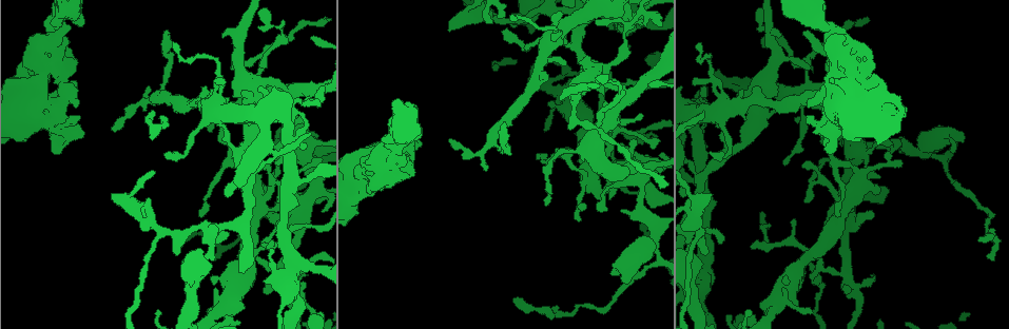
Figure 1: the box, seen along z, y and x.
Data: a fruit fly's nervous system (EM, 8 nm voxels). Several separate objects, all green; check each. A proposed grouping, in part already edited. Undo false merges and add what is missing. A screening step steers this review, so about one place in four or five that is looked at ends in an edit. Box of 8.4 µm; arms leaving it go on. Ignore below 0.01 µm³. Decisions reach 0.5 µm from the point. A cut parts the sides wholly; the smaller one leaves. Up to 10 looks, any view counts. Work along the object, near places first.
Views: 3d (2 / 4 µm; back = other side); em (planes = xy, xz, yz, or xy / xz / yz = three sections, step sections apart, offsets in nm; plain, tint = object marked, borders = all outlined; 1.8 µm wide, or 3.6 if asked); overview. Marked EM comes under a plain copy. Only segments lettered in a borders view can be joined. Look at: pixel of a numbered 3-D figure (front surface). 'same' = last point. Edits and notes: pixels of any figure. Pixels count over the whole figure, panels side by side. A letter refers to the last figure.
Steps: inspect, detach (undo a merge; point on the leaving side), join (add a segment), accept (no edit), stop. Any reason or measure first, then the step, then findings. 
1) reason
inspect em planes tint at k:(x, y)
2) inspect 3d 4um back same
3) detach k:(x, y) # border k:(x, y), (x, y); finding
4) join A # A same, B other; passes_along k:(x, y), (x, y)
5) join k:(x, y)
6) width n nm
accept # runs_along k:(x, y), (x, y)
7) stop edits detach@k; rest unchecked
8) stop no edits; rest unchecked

sharp bend
inspect 3d 2um at 1:(557, 36)

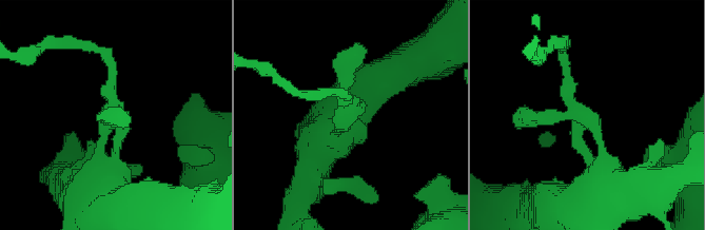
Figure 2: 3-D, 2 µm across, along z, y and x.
inspect em xz step 16 borders at 2:(112, 115)

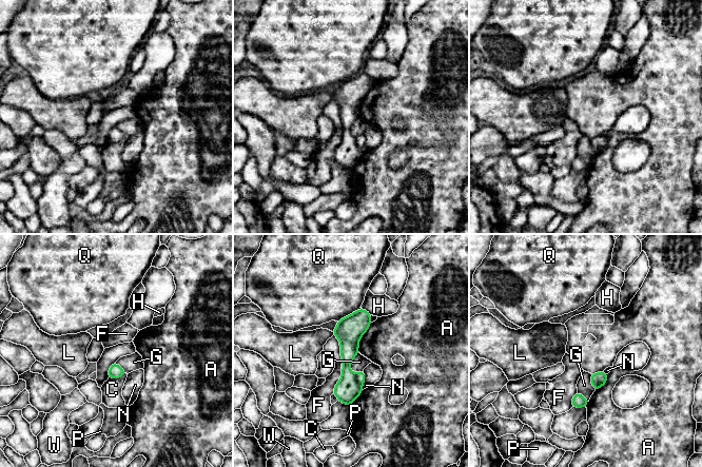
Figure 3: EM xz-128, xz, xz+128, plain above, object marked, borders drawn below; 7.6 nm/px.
detach 3:(359, 376) # A other, C other, F other, G other, H other, L other, N other, P other, Q other, W other; border 3:(353, 373), (356, 383), (361, 387); a second cell is stuck on

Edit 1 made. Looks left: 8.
small branch off a trunk
inspect 3d 2um at 1:(610, 118)

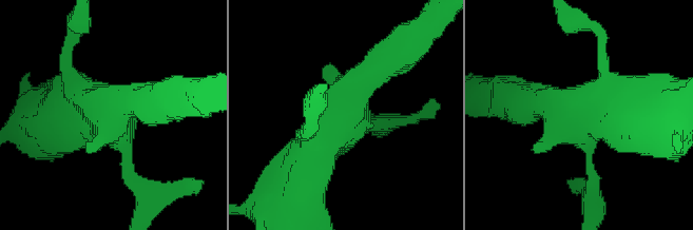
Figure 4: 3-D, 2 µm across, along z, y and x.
inspect em planes tint at 4:(342, 114)

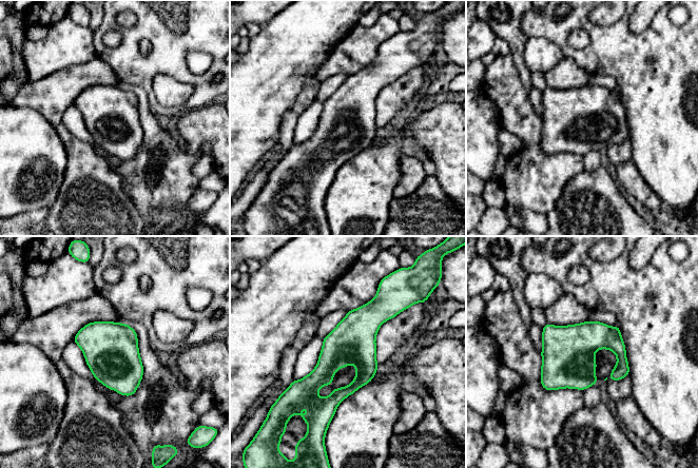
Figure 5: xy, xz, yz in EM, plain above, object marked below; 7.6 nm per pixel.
what lies round it
inspect em planes borders same

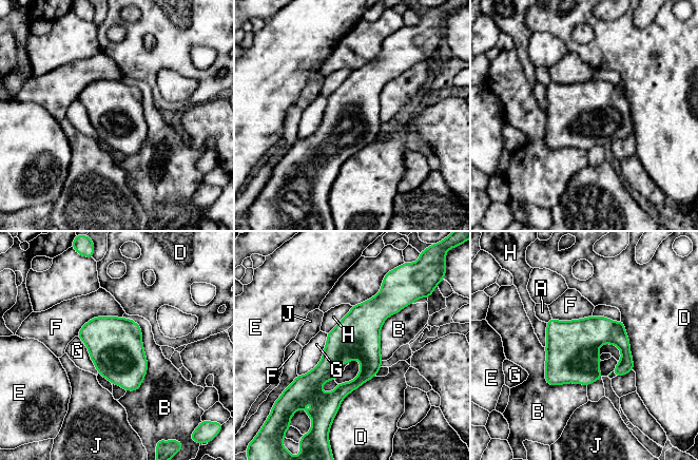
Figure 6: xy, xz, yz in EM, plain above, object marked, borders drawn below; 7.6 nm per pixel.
accept # A other, B other, D other, E other, F other, G other, H other, J other; runs_along 6:(381, 293), (367, 371), (330, 408); continuous, no second cell

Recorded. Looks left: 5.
tapers out
inspect 3d 4um at 1:(802, 34)

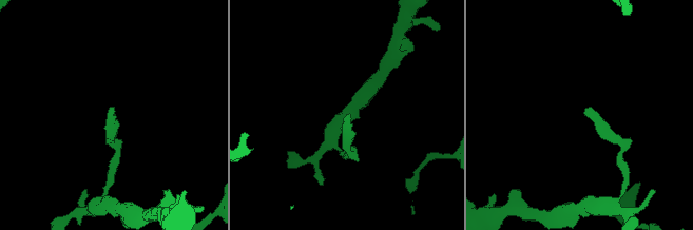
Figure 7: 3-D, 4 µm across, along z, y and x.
shape alone is not enough
inspect em yz step 8 borders at 7:(349, 117)

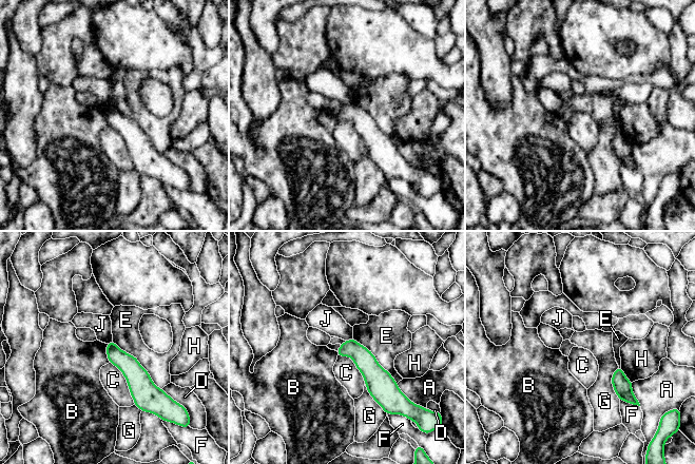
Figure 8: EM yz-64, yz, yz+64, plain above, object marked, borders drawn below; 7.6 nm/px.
cut it another way
inspect em planes borders same

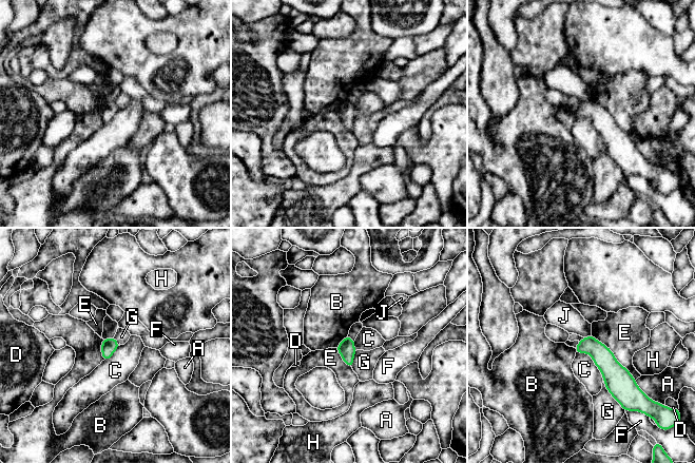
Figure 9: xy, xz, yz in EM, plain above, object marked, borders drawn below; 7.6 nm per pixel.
accept # A other, B other, C other, D other, E other, F other, G other, H other, J other; border 9:(577, 351), (591, 356), (603, 380); no lettered segment goes on from it

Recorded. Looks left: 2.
stop edits detach@3; rest unchecked

